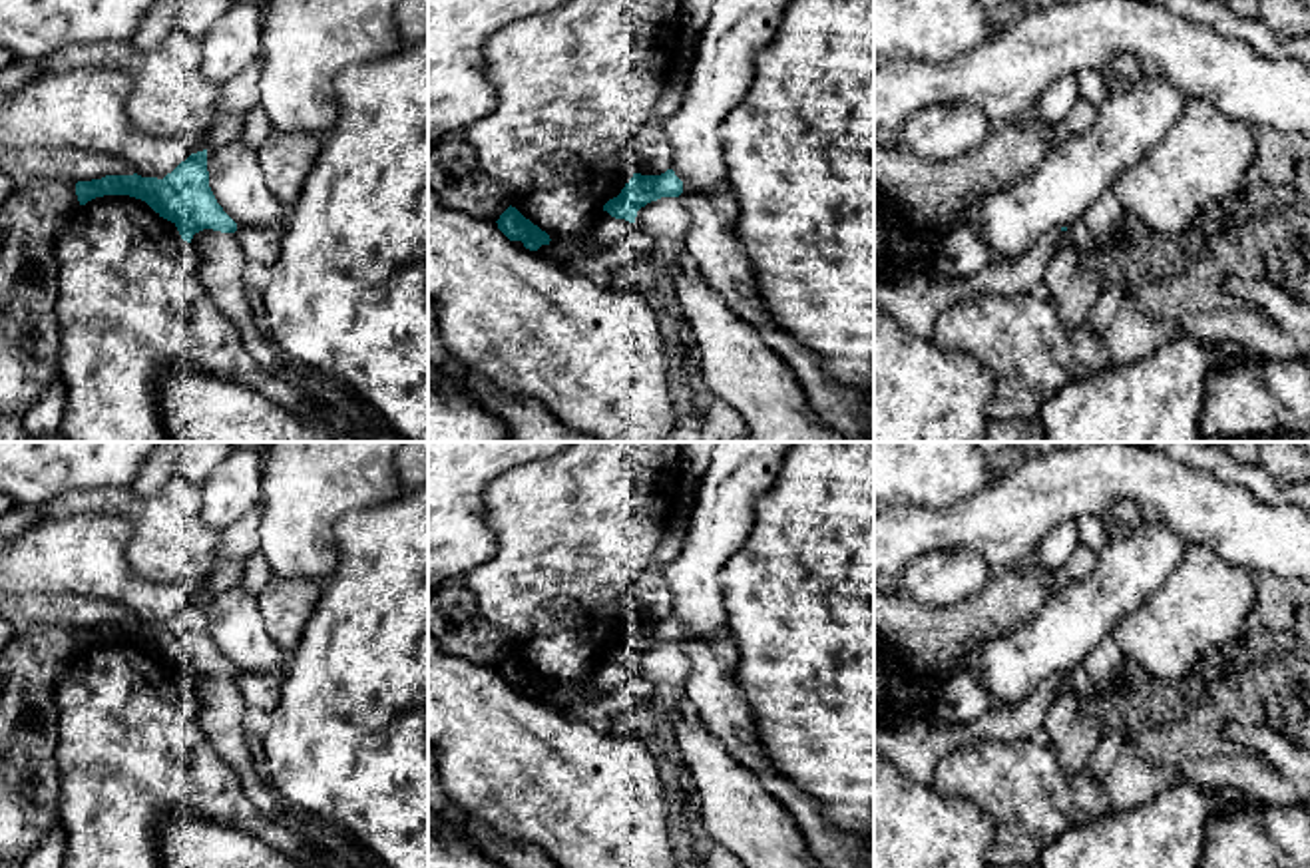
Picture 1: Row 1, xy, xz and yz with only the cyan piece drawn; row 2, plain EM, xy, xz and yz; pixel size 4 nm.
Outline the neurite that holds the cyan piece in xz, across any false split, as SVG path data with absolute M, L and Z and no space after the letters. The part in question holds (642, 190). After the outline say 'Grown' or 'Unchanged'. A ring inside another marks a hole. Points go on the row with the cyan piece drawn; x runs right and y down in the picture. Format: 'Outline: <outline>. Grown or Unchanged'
Outline: M667 169L661 175L633 173L621 193L603 205L603 211L615 219L635 223L637 211L647 203L661 197L679 197L681 193L683 181L675 175L673 169Z. Unchanged

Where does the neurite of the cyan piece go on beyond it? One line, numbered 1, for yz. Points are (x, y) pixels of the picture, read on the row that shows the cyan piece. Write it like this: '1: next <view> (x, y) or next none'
1: next none

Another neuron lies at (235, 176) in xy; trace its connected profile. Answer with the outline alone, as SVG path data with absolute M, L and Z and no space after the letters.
M243 139L207 151L209 187L237 227L275 227L287 209L271 193L257 149Z

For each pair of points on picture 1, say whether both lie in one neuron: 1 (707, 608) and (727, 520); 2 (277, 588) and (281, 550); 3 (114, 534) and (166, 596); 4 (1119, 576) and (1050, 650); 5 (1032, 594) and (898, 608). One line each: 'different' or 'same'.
1: same
2: different
3: same
4: same
5: same

